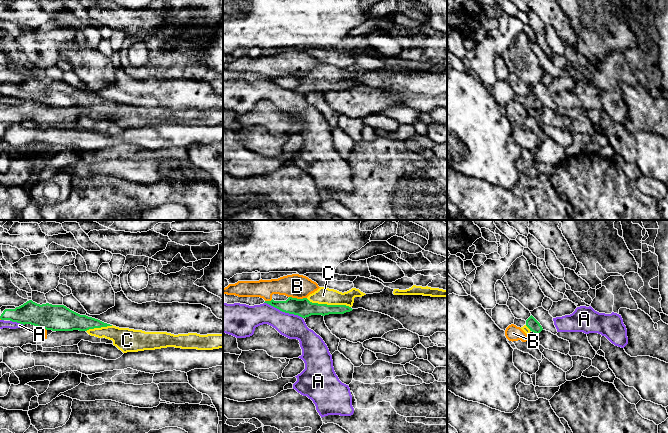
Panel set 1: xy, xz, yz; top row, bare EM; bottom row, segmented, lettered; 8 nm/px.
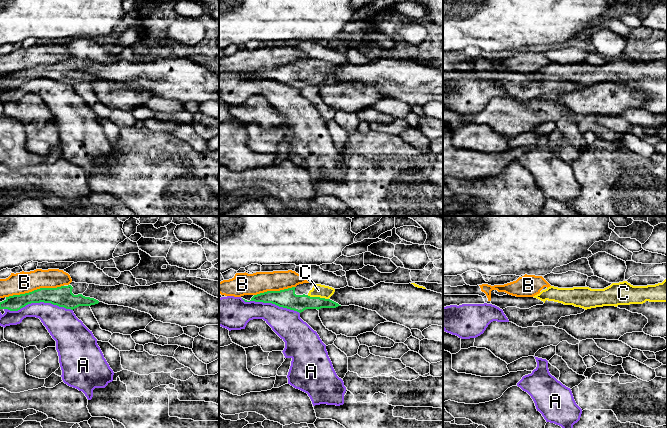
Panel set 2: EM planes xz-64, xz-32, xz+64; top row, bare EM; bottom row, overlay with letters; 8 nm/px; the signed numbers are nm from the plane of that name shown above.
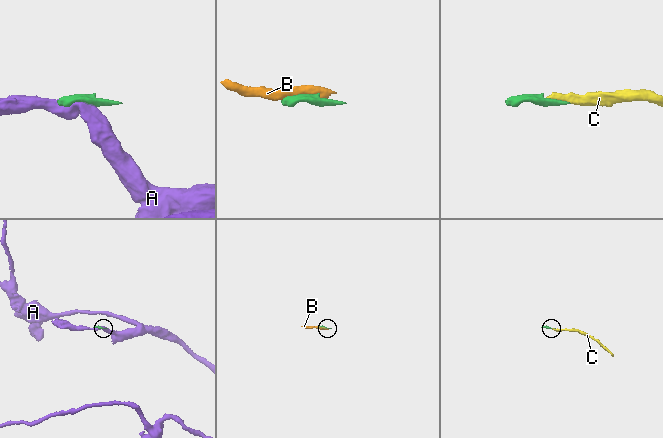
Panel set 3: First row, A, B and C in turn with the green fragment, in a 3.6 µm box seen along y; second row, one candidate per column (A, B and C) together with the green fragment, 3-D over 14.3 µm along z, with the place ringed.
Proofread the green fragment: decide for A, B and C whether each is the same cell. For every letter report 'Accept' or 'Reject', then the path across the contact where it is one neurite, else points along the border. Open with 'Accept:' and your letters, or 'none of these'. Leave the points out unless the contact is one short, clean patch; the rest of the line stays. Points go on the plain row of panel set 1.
Accept: C
A: Reject
B: Reject
C: Accept. Path across: xz (304, 84), (311, 81), (328, 81), (323, 71)

